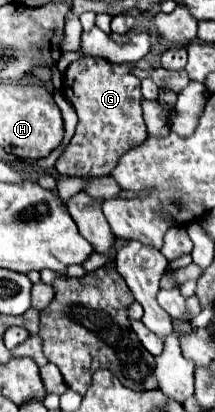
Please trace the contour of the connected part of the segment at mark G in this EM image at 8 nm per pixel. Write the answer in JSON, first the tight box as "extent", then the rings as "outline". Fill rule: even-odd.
{"extent":[55,56,147,176],"outline":[[[85,56],[63,74],[63,94],[75,106],[79,124],[55,168],[63,176],[109,176],[119,158],[147,138],[141,114],[141,80],[133,76],[135,62],[111,64],[103,58]]]}

